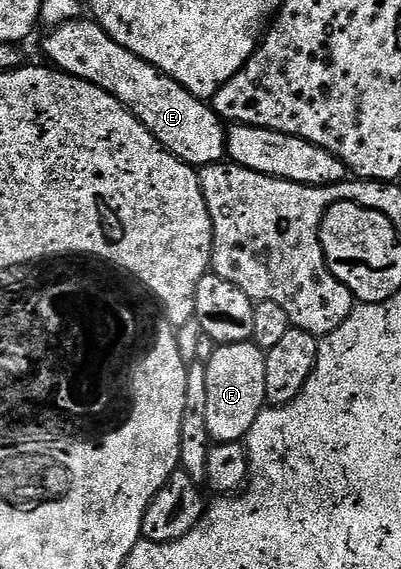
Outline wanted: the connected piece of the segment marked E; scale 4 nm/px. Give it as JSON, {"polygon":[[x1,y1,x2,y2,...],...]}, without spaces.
{"polygon":[[82,18,60,24,45,40,45,56,59,72,91,82,116,98,123,107,147,126,165,149,184,164,200,170,209,164,220,164,226,159,226,125,202,97,192,96,179,82,158,70,143,58,131,54,115,42,92,19]]}

